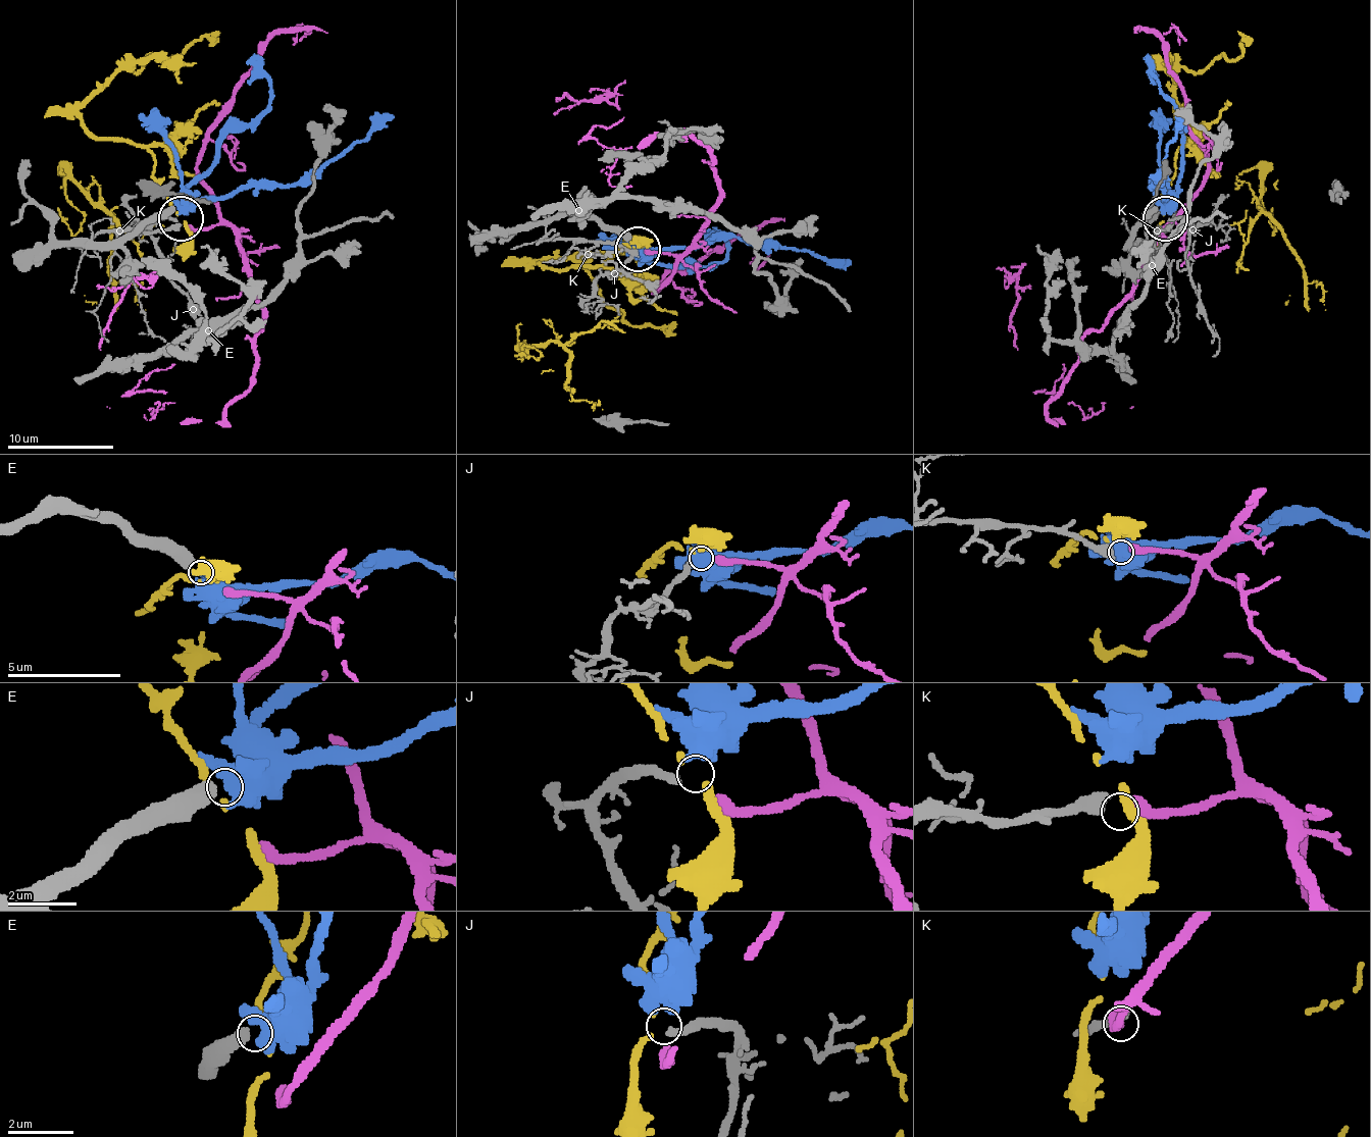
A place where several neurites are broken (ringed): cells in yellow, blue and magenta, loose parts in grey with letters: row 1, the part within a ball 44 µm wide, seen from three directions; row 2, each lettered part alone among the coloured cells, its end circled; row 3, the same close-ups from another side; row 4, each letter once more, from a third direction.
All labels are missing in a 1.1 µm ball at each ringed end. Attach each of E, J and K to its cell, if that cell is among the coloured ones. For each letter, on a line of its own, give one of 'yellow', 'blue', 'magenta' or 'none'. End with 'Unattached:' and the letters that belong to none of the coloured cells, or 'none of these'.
E: blue
J: none
K: magenta
Unattached: J

